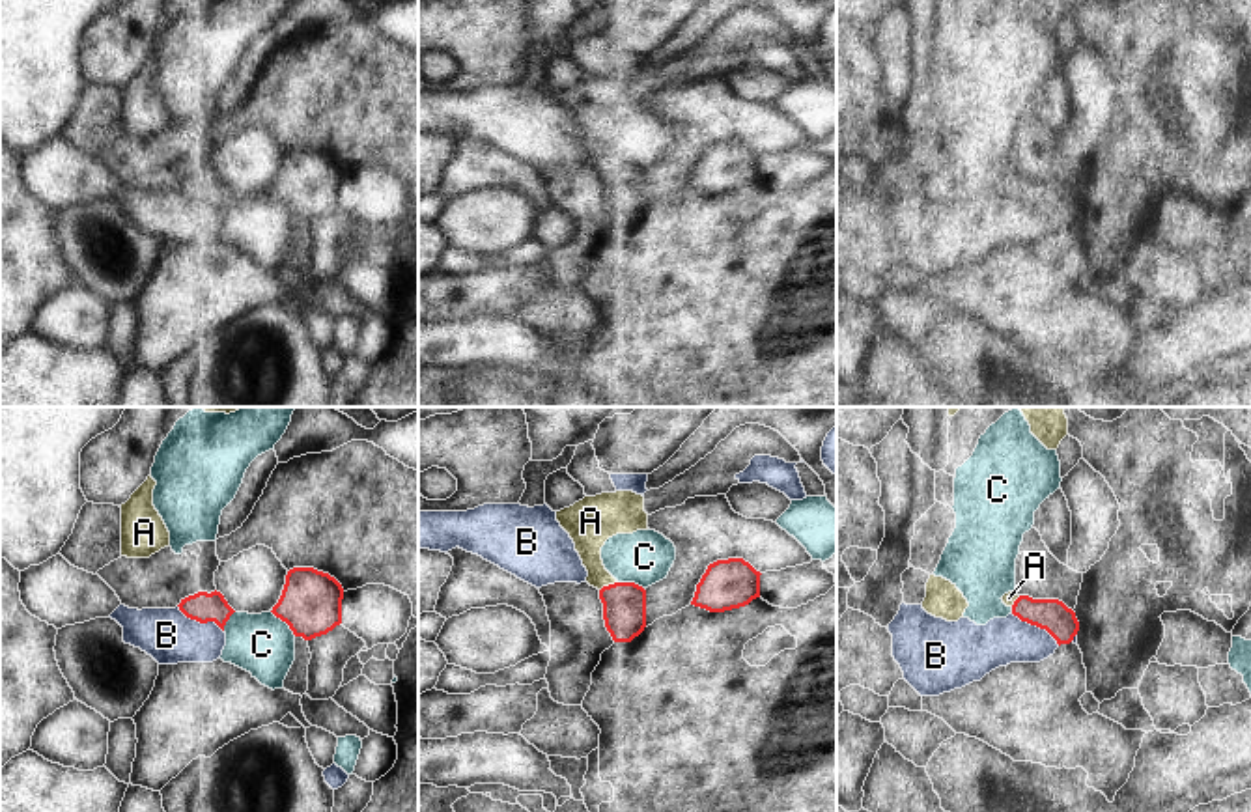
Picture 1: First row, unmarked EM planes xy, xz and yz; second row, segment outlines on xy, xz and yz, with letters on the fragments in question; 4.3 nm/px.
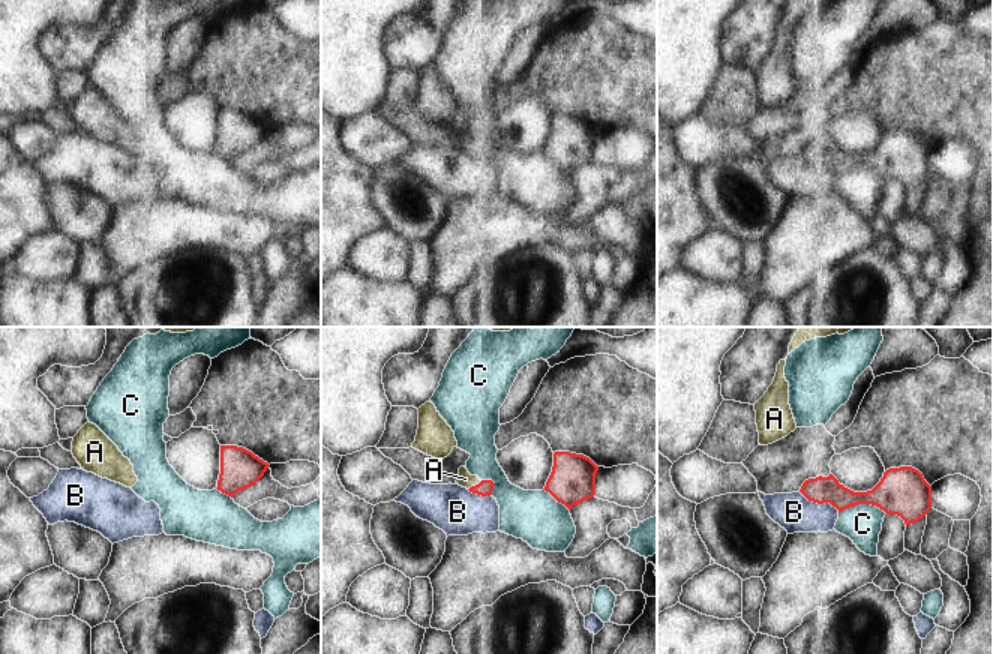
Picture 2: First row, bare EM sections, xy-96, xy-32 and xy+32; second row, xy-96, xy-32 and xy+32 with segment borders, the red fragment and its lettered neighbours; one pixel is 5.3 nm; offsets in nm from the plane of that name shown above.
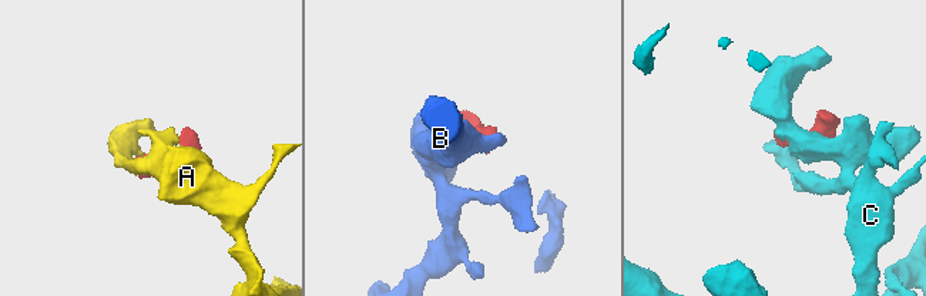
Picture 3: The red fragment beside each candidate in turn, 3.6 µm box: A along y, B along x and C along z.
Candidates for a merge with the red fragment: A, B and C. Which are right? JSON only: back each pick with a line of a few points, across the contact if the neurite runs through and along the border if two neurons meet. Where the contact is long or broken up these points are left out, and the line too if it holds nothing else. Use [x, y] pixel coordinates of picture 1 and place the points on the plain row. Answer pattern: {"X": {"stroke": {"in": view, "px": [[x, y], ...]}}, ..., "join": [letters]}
{"A": {"stroke": {"in": "xz", "px": [[624, 185], [609, 167], [592, 144], [589, 112]]}}, "join": ["A"]}

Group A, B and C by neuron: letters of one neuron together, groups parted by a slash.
A / B / C

